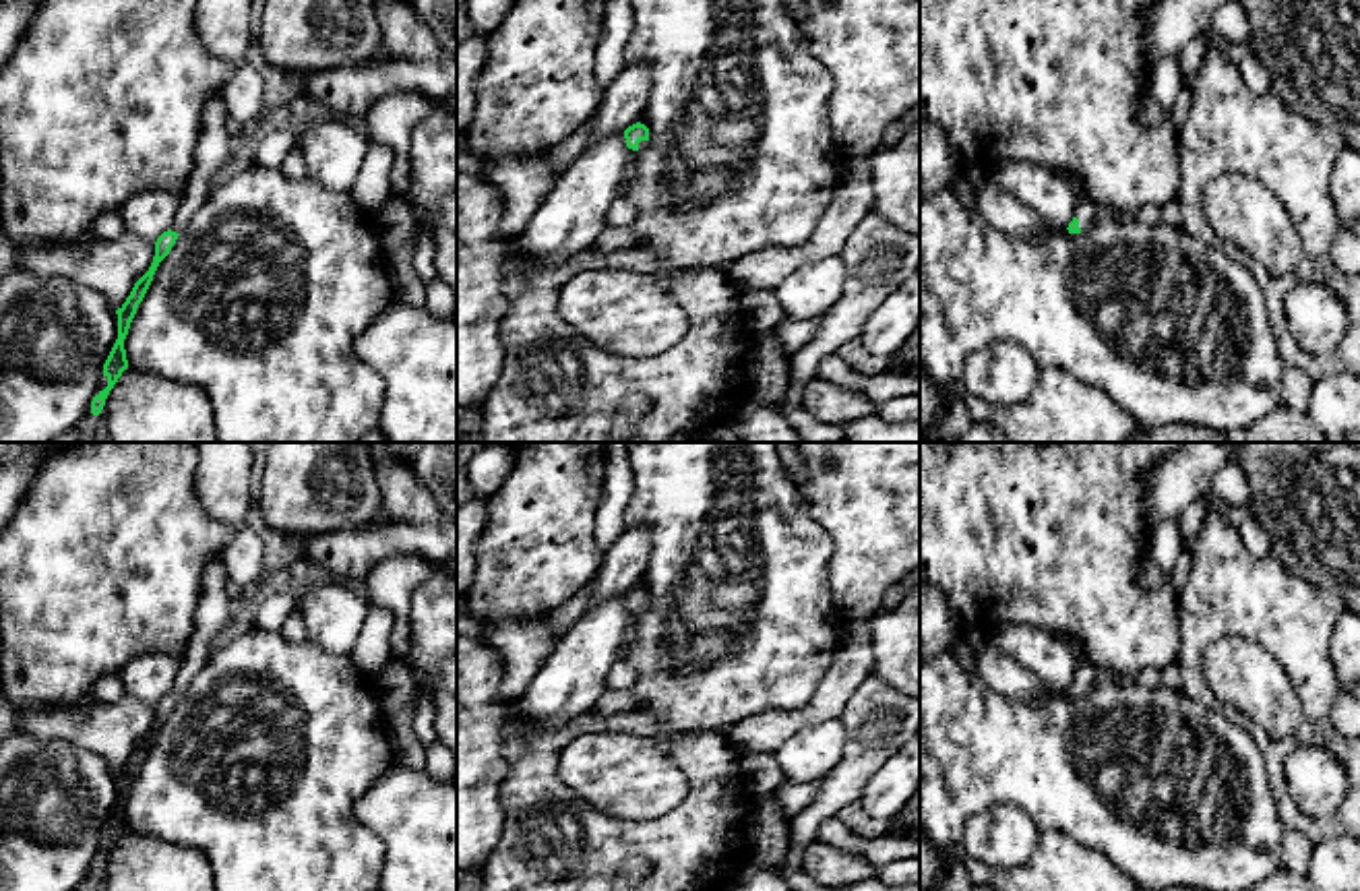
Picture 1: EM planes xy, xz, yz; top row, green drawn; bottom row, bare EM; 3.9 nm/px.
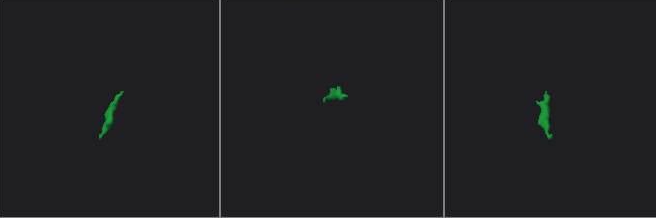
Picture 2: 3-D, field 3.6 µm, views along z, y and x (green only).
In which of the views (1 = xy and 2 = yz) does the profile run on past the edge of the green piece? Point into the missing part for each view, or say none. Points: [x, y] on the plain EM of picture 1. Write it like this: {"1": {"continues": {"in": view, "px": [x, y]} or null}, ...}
{"1": {"continues": {"in": "xy", "px": [215, 608]}}, "2": {"continues": {"in": "yz", "px": [1086, 672]}}}

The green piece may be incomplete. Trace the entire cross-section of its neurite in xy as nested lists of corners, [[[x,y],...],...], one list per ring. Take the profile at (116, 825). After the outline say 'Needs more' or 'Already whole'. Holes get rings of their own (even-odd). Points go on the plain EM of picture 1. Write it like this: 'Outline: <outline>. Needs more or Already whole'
Outline: [[[213,558],[203,571],[200,597],[196,604],[194,633],[182,657],[182,666],[176,676],[174,688],[163,695],[155,705],[155,719],[149,734],[134,746],[126,765],[116,773],[118,777],[118,802],[103,827],[103,839],[107,850],[99,854],[91,864],[91,877],[99,879],[110,854],[128,831],[124,802],[130,786],[143,765],[159,726],[169,717],[178,699],[186,693],[190,680],[200,672],[209,659],[211,641],[227,626],[234,616],[234,602],[227,593],[227,573],[221,558]]]. Needs more

